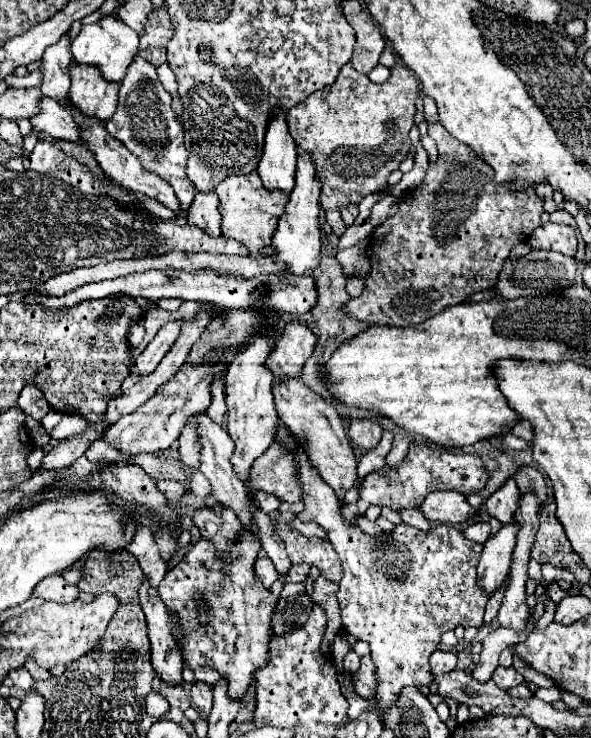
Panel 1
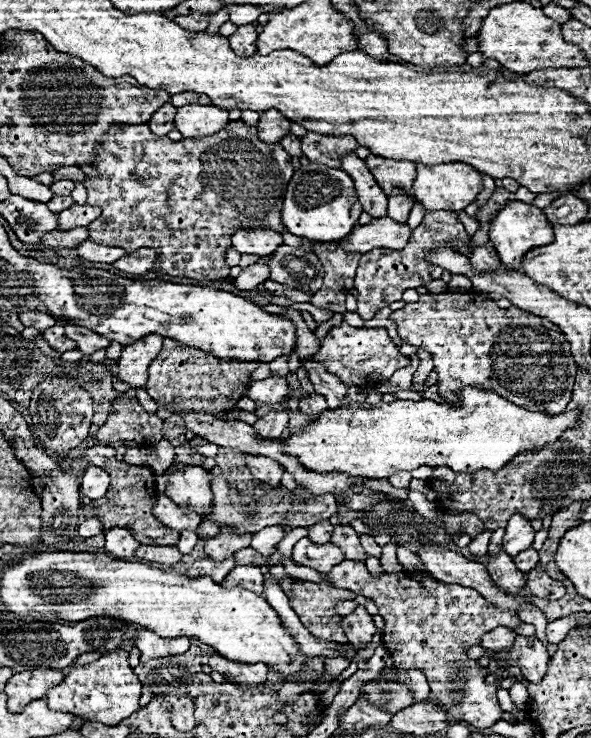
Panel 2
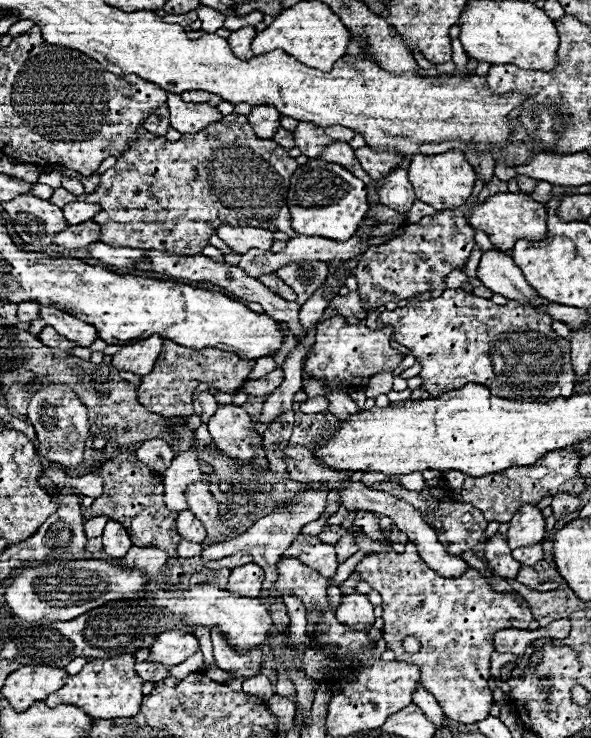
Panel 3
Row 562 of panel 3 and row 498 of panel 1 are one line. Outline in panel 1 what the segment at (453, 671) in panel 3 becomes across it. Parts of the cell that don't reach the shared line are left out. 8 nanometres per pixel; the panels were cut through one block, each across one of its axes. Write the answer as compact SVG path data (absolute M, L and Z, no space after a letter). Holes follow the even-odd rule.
M412 442L404 462L398 468L384 466L382 470L370 472L364 478L358 502L342 506L340 512L342 512L342 518L348 524L356 524L356 516L362 516L368 506L380 506L380 508L388 506L392 510L420 508L424 498L430 492L436 492L436 490L456 490L456 492L460 492L464 496L470 496L470 494L480 492L486 486L488 478L490 478L490 474L484 468L484 462L482 462L480 456L474 456L474 454L454 454L454 452L448 452L448 450L432 450L424 442Z

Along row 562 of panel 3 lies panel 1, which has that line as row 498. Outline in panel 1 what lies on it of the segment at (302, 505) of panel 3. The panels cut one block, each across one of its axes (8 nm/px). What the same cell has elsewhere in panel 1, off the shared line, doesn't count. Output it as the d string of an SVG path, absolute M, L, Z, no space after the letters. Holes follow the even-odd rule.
M260 490L260 492L256 492L254 500L256 500L258 508L260 508L262 512L266 512L266 514L270 514L270 512L278 510L278 506L280 506L280 500L278 500L276 496L272 496L272 494L268 494L268 492L262 492L262 490Z

